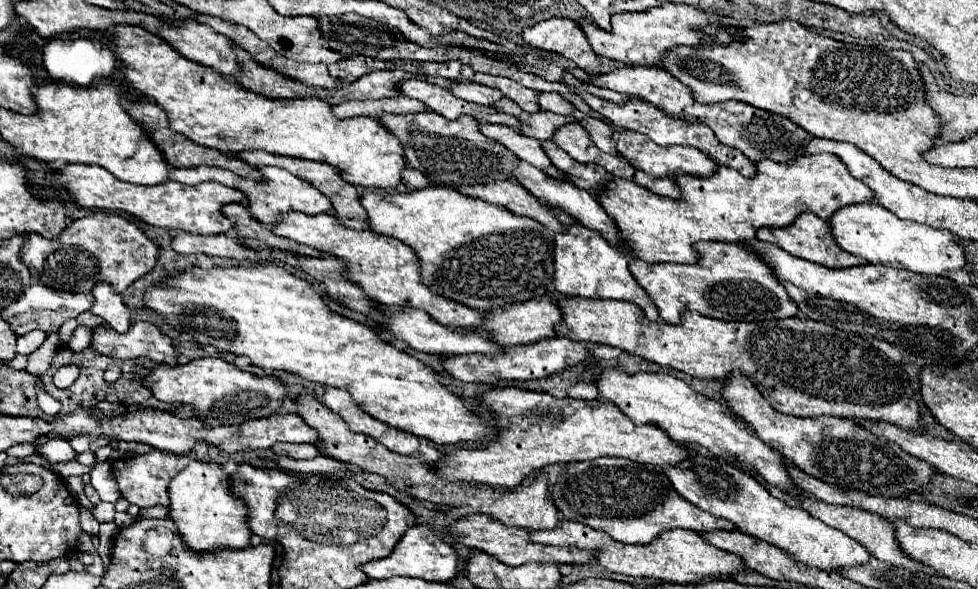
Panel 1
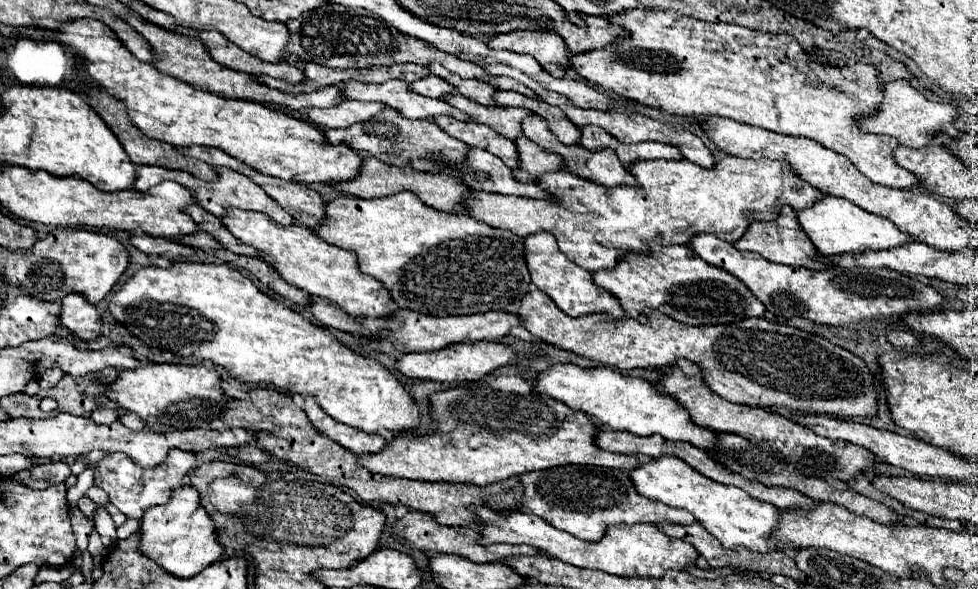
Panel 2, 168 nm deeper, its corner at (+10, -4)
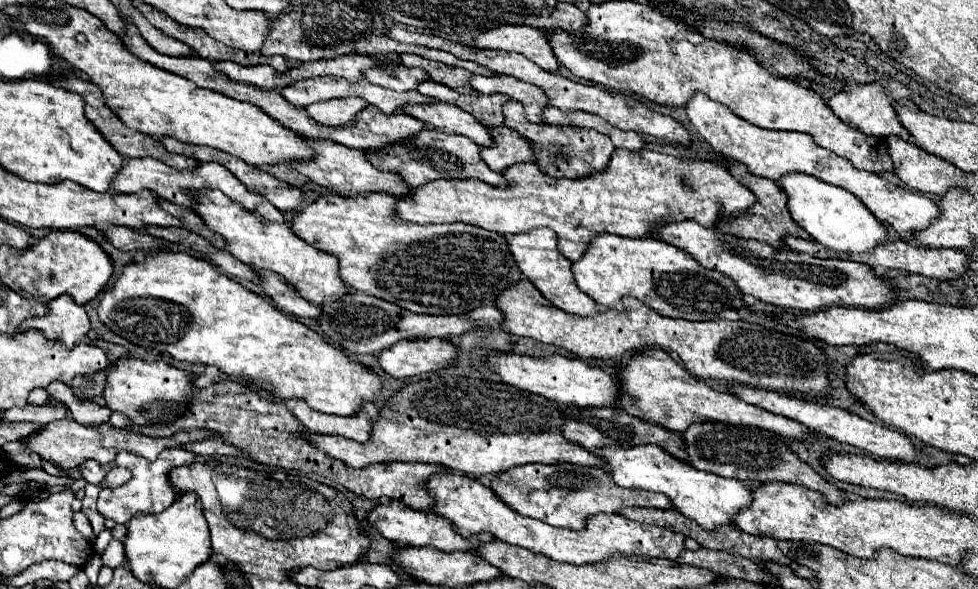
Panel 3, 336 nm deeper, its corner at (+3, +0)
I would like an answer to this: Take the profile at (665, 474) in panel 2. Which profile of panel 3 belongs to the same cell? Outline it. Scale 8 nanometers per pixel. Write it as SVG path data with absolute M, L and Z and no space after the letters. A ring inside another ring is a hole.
M640 445L640 447L630 447L630 449L614 449L614 447L604 447L602 451L594 451L598 453L602 459L604 459L604 467L610 471L614 483L618 483L620 487L626 487L626 489L646 489L646 491L656 491L656 493L664 493L670 501L672 501L672 507L686 515L688 519L696 521L700 527L704 527L706 531L714 531L716 525L730 525L734 515L742 509L742 507L748 507L750 505L750 489L738 481L738 479L722 479L720 475L710 475L706 471L698 471L694 467L690 467L688 463L684 461L678 461L676 457L668 455L666 451L662 451L660 447L656 445Z

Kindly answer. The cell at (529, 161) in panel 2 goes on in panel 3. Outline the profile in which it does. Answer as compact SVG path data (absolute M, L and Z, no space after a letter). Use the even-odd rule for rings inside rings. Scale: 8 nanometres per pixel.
M494 127L490 129L490 135L494 139L492 147L480 147L480 157L486 161L486 165L492 171L502 171L516 163L532 161L532 149L526 139L522 139L516 131L510 131L508 127Z

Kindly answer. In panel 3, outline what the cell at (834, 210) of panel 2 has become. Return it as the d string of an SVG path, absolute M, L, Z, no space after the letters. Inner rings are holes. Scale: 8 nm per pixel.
M786 173L778 179L778 187L782 187L782 191L788 195L788 213L792 215L792 219L804 231L808 231L814 241L822 243L828 249L840 253L862 253L870 251L878 243L888 241L884 223L870 215L864 203L846 189L838 189L836 185L830 185L806 173Z

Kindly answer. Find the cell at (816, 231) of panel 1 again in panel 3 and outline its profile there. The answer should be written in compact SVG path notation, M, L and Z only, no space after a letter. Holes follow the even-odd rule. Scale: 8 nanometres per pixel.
M718 159L718 161L724 163L726 169L730 171L730 175L736 181L740 181L744 187L748 187L754 193L754 197L756 197L756 203L752 207L748 207L748 211L744 215L734 217L734 219L728 219L728 221L724 221L724 217L720 215L718 227L722 231L728 231L728 233L732 233L736 237L744 237L744 239L756 239L756 241L768 243L768 245L772 245L776 249L782 249L784 247L782 245L782 237L784 235L794 235L794 237L810 239L810 235L792 221L792 217L790 217L790 213L786 209L786 193L774 181L770 181L766 177L754 177L752 173L748 173L748 169L746 169L744 163L738 163L734 159Z

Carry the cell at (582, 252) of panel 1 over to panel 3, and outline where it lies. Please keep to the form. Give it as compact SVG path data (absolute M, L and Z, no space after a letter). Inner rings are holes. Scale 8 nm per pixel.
M530 229L526 233L516 233L508 235L506 243L510 243L510 253L514 255L514 261L518 263L518 269L530 283L558 309L574 315L596 315L598 305L586 297L574 283L574 275L570 271L570 261L558 253L556 249L556 235L550 229Z

